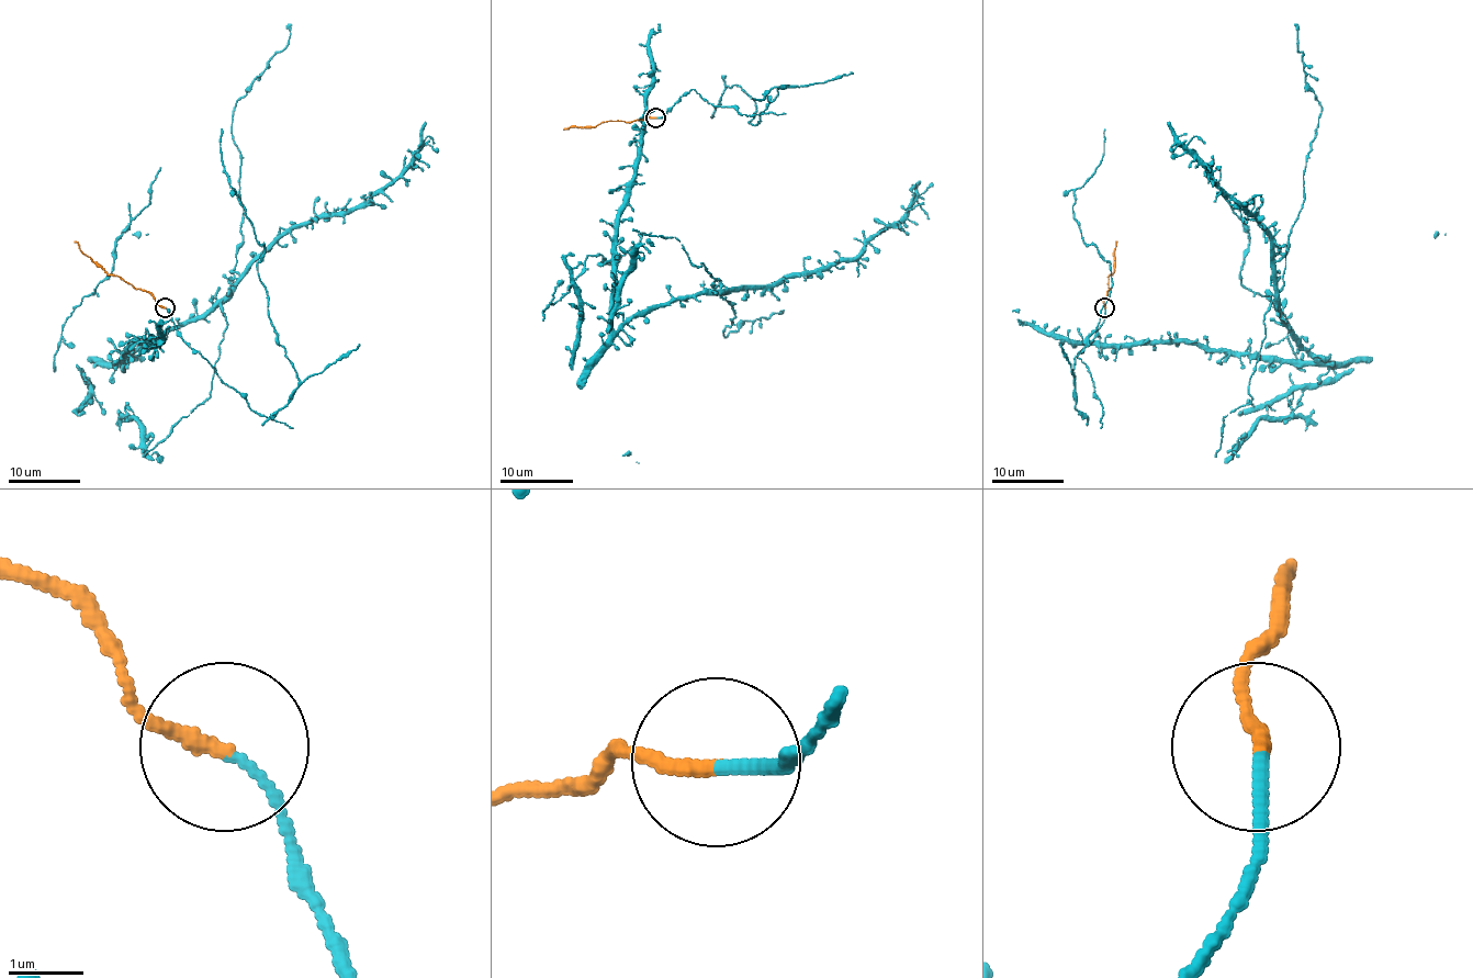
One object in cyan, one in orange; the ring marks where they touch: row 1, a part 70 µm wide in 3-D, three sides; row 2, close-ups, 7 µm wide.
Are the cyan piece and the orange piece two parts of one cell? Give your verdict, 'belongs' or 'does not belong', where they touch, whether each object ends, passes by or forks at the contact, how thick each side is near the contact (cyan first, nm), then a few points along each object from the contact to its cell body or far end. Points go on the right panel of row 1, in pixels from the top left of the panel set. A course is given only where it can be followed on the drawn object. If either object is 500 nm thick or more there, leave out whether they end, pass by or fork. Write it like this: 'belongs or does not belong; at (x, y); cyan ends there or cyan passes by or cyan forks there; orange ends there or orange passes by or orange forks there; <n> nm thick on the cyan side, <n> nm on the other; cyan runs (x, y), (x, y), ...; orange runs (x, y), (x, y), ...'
belongs; at (1104, 307); cyan ends there; orange ends there; 140 nm thick on the cyan side, 200 nm on the other; cyan runs (1104, 307), (1102, 344), (1195, 341), (1315, 359), (1280, 315), (1320, 108), (1294, 23); orange runs (1104, 307), (1116, 242)

